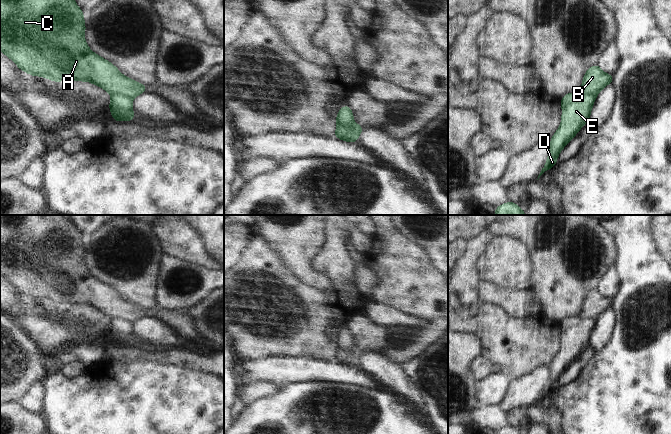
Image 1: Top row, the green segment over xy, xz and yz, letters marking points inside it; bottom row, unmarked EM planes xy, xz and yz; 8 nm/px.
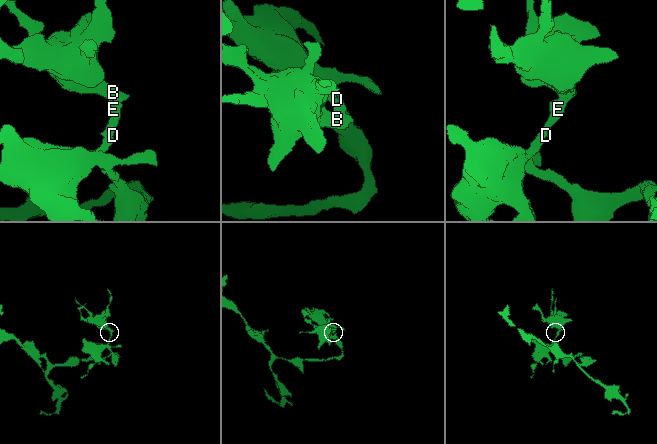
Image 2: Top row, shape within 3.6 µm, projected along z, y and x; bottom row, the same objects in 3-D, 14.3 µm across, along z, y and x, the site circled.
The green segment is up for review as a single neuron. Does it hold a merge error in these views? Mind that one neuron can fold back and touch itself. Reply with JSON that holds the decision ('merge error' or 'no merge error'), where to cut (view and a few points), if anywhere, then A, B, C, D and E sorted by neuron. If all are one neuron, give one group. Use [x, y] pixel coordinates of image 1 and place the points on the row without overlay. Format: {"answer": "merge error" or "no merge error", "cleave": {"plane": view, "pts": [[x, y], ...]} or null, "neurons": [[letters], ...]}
{"answer": "merge error", "cleave": {"plane": "xz", "pts": [[353, 347], [346, 356], [334, 359]]}, "neurons": [["A", "B", "C"], ["D", "E"]]}

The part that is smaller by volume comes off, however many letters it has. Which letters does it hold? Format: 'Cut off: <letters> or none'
Cut off: A, B, C

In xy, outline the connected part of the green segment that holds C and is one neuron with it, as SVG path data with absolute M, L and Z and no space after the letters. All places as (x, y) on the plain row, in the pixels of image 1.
M0 215L0 274L13 284L19 293L54 306L88 305L111 319L124 319L131 323L146 316L146 309L122 299L112 287L88 272L84 264L85 253L84 238L70 215Z

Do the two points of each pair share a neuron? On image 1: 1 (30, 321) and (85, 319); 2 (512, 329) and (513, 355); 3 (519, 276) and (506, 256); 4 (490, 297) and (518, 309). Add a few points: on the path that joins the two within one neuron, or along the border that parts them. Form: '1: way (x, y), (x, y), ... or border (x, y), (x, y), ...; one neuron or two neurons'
1: way (44, 322), (71, 322); one neuron
2: way (512, 335), (513, 349); one neuron
3: way (514, 271), (506, 261); one neuron
4: way (497, 297), (506, 298), (511, 302); one neuron

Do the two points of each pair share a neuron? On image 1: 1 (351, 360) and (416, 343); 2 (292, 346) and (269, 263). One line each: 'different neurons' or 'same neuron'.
1: same neuron
2: same neuron

